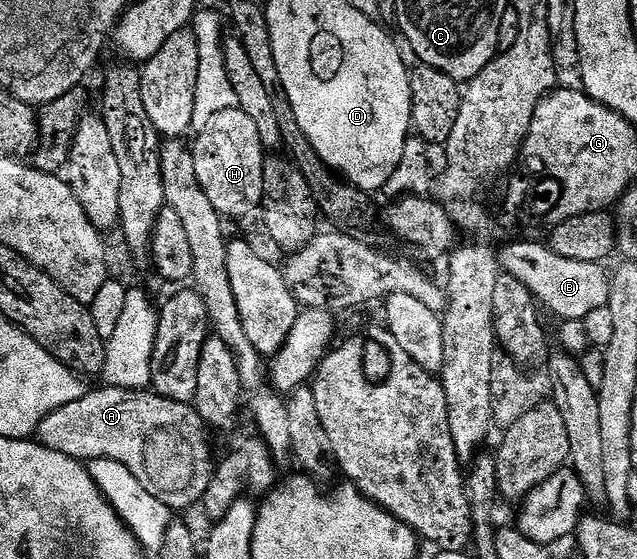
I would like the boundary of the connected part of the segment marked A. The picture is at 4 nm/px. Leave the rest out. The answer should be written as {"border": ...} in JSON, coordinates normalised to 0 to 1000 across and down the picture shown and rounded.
{"border":[[[163,691],[159,701],[133,699],[122,719],[110,719],[85,733],[57,766],[55,785],[91,812],[104,812],[127,826],[170,825],[190,830],[223,862],[234,880],[242,882],[248,898],[272,912],[312,903],[336,850],[336,830],[327,825],[320,803],[322,760],[301,723],[281,723],[237,698],[210,694],[177,694]]]}

